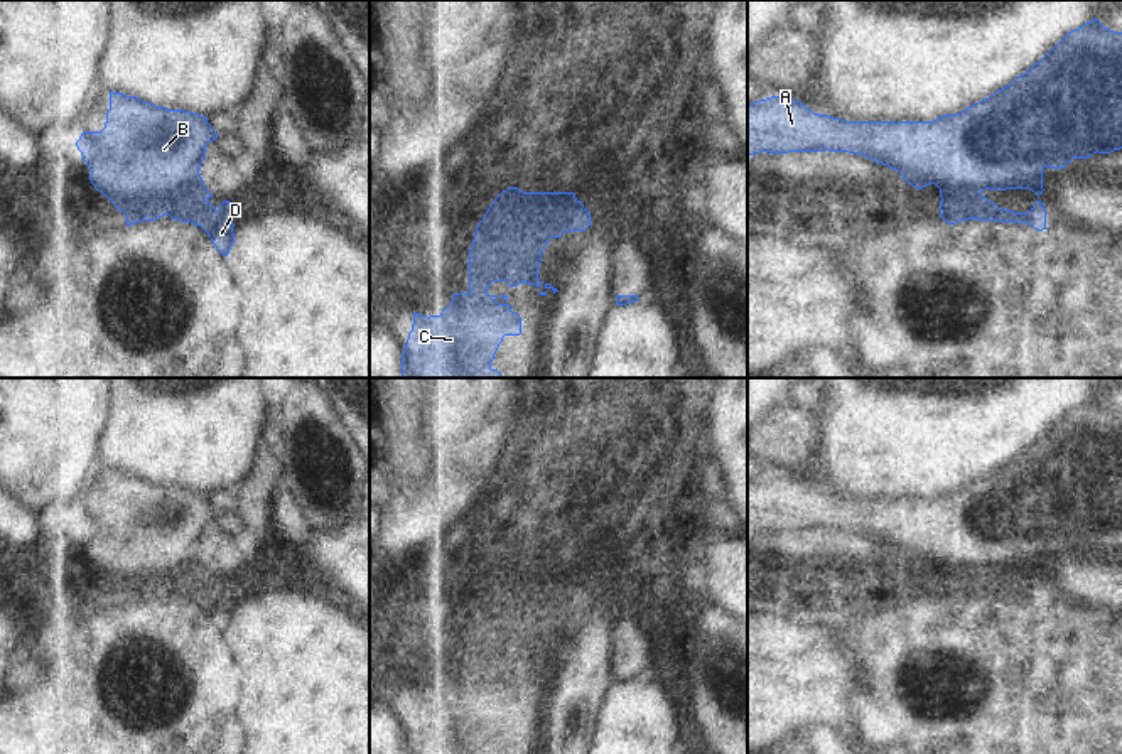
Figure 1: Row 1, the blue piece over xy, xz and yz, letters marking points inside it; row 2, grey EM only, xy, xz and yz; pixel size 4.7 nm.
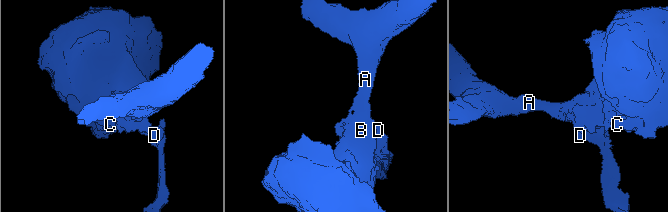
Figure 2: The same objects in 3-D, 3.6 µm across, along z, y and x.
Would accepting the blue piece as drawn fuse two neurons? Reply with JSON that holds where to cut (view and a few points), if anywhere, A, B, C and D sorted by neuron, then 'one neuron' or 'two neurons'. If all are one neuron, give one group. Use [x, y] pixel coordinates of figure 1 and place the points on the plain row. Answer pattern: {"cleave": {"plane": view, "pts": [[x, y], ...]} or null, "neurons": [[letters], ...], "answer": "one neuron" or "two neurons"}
{"cleave": {"plane": "xz", "pts": [[582, 587], [576, 596], [560, 592], [550, 606], [550, 614]]}, "neurons": [["A", "B", "C"], ["D"]], "answer": "two neurons"}

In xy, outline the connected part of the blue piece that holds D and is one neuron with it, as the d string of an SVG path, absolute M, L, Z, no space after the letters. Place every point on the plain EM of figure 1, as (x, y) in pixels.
M204 568L202 574L196 579L189 574L181 574L174 582L169 584L169 594L182 601L191 601L201 604L211 616L216 627L228 634L233 621L233 589L229 579L223 579L219 587L208 579L213 575L209 568Z

